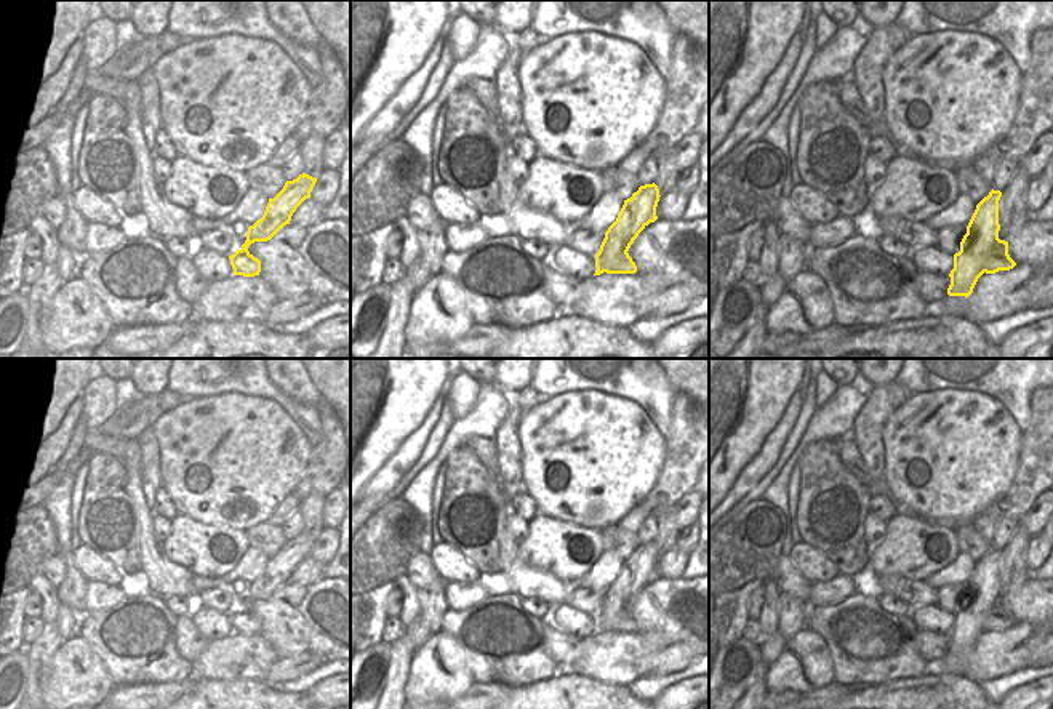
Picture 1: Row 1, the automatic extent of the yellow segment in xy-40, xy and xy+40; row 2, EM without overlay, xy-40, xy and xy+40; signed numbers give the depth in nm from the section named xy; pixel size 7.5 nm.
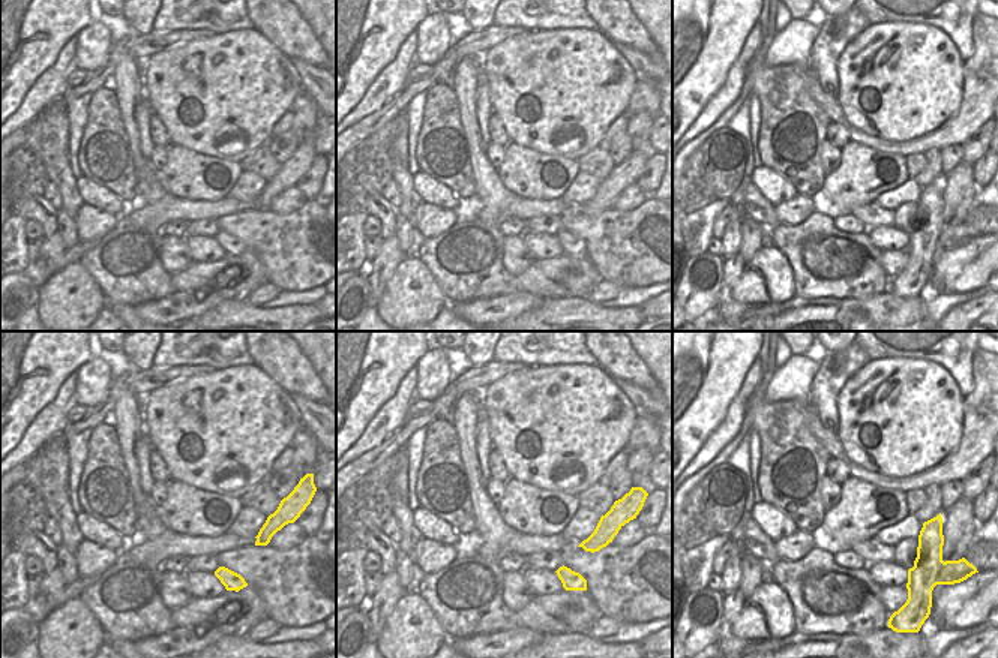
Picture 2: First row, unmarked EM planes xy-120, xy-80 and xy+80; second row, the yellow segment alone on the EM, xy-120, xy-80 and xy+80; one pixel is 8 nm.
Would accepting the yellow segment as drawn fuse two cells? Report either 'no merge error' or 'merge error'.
merge error

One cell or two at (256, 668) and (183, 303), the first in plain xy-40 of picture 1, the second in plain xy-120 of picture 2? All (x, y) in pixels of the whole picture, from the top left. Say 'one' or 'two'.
two

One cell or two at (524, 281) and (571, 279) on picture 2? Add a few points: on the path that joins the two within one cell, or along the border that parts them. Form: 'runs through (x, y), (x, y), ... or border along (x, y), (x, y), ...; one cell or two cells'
runs through (536, 281), (559, 278); one cell

